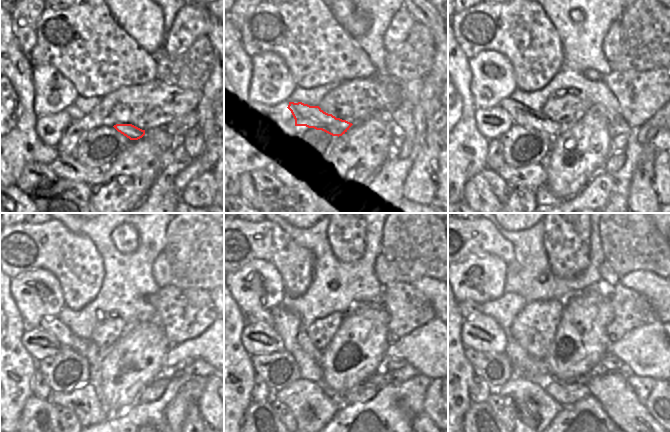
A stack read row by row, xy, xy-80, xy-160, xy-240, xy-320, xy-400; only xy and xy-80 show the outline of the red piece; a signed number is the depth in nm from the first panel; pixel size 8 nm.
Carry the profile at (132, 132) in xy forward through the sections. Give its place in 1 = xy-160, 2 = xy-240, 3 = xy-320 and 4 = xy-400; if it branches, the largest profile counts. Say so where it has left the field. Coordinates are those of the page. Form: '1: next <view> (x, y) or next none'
1: next xy-160 (521, 115)
2: next xy-240 (54, 326)
3: next xy-320 (265, 316)
4: next xy-400 (468, 307)

